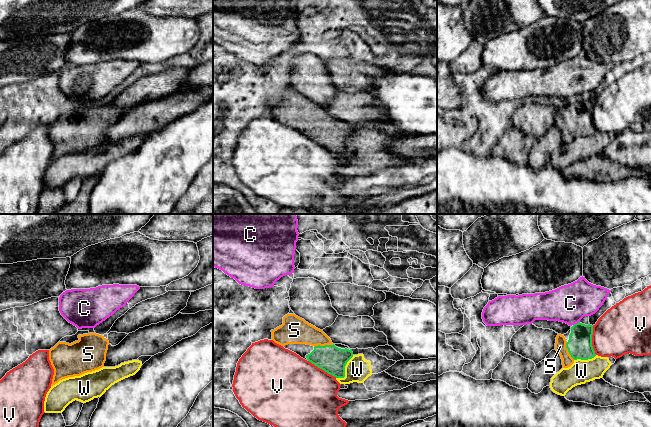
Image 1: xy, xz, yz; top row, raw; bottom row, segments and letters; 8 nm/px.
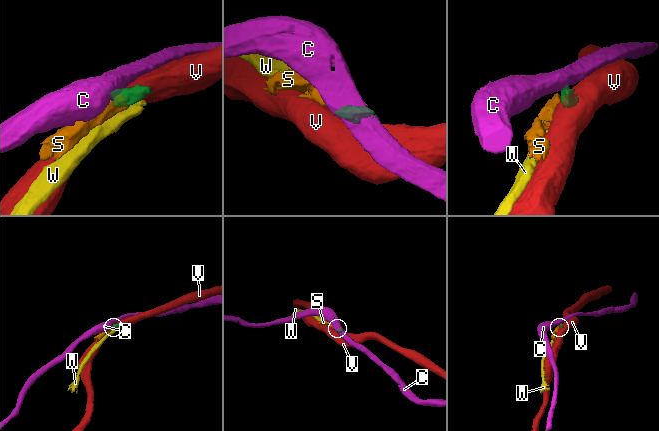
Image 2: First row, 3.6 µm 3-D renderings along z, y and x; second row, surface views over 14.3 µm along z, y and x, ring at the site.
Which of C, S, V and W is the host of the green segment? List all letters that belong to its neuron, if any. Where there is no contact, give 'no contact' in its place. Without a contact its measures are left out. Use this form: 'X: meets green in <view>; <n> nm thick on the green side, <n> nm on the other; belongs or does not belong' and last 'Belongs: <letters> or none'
C: meets green in yz; 200 nm thick on the green side, 300 nm on the other; does not belong
S: meets green in xz; 220 nm thick on the green side, 200 nm on the other; belongs
V: meets green in yz; 200 nm thick on the green side, 380 nm on the other; does not belong
W: meets green in xz; 220 nm thick on the green side, 200 nm on the other; does not belong
Belongs: S

